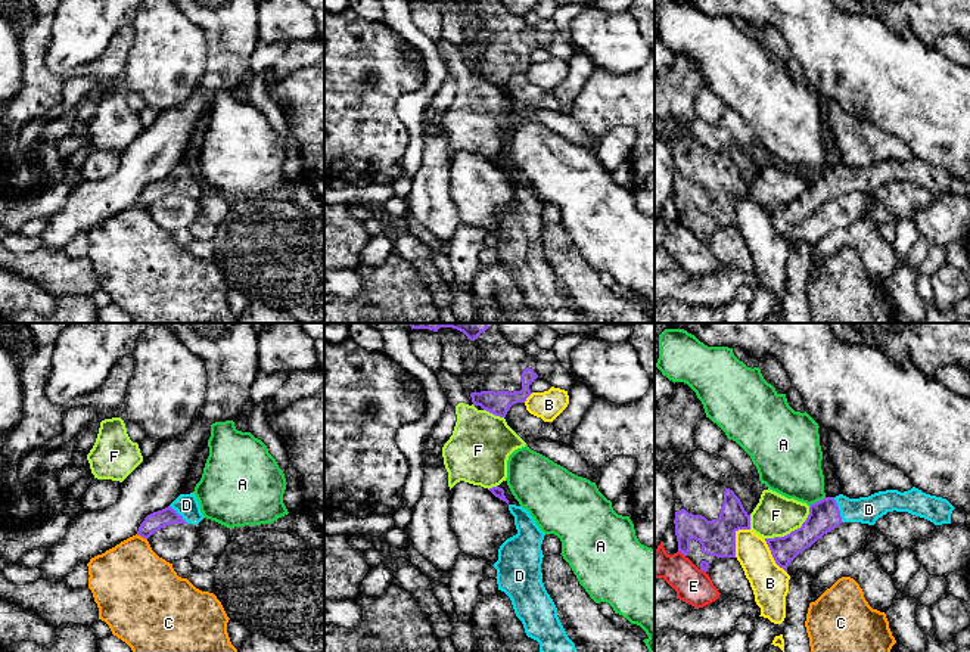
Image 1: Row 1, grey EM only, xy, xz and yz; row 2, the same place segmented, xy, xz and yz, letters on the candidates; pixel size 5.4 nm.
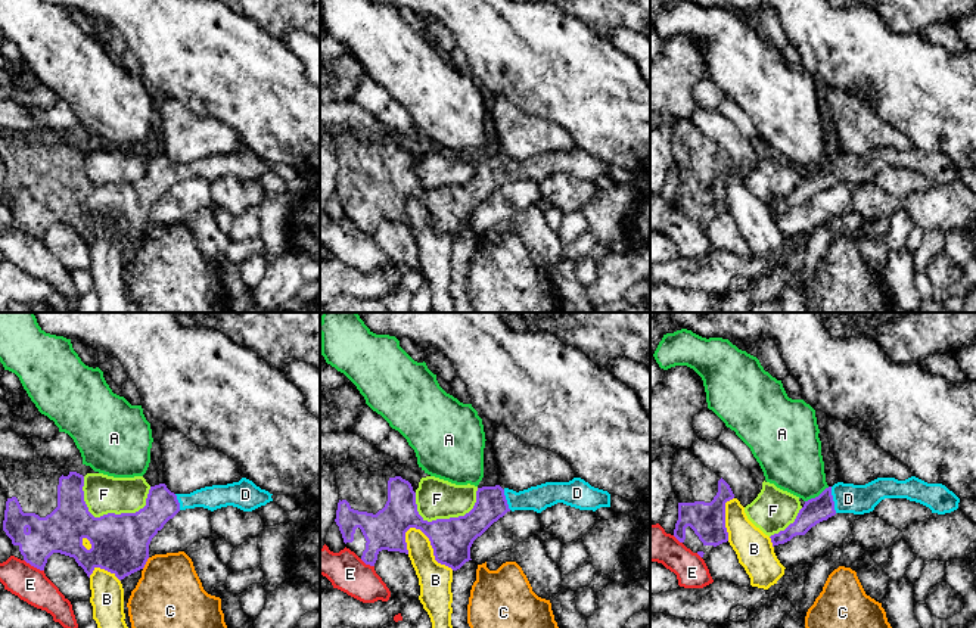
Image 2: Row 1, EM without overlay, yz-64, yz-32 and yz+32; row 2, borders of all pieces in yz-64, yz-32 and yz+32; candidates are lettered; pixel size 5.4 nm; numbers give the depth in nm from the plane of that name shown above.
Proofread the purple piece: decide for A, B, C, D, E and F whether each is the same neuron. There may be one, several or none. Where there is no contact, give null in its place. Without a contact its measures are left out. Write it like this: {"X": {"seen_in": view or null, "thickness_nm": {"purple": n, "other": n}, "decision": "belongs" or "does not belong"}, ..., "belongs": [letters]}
{"A": {"seen_in": "yz", "thickness_nm": {"purple": 170, "other": 340}, "decision": "does not belong"}, "B": {"seen_in": "yz", "thickness_nm": {"purple": 190, "other": 180}, "decision": "does not belong"}, "C": {"seen_in": "xy", "thickness_nm": {"purple": 100, "other": 400}, "decision": "does not belong"}, "D": {"seen_in": "yz", "thickness_nm": {"purple": 170, "other": 140}, "decision": "belongs"}, "E": {"seen_in": "yz", "thickness_nm": {"purple": 190, "other": 200}, "decision": "does not belong"}, "F": {"seen_in": "yz", "thickness_nm": {"purple": 170, "other": 220}, "decision": "does not belong"}, "belongs": ["D"]}

